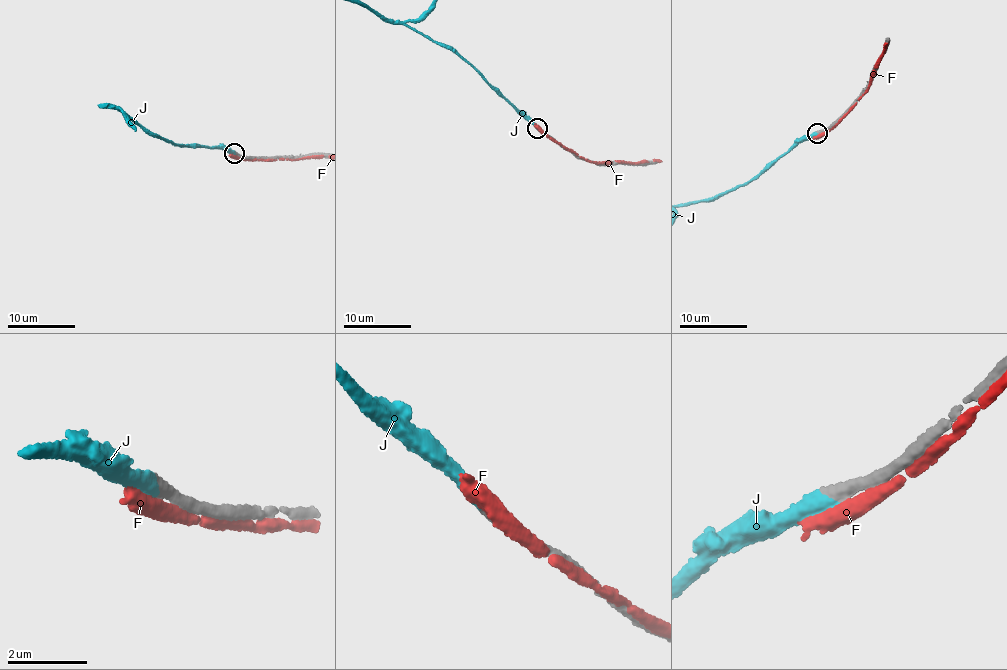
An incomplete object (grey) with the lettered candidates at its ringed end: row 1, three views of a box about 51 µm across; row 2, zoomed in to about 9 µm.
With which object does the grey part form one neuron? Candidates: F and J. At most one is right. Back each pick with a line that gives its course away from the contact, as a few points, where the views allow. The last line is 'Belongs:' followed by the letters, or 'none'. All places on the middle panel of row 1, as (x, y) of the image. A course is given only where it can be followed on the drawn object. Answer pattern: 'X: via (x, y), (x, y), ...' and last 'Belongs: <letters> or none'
Belongs: J

